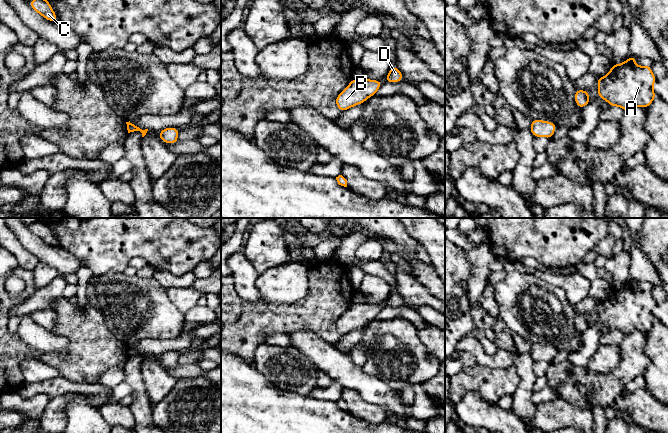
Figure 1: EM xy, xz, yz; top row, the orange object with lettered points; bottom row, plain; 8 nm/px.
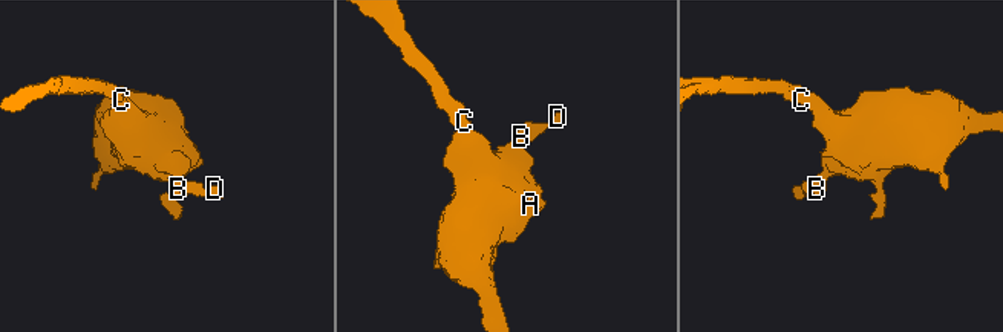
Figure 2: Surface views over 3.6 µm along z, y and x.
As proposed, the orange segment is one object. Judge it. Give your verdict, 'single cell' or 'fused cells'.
single cell

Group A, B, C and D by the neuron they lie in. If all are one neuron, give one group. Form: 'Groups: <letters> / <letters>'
Groups: A B C D

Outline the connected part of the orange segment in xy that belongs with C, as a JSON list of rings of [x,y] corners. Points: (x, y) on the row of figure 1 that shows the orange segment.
[[[32,0],[28,3],[30,7],[51,22],[58,21],[58,16],[53,11],[51,4],[47,0]]]

